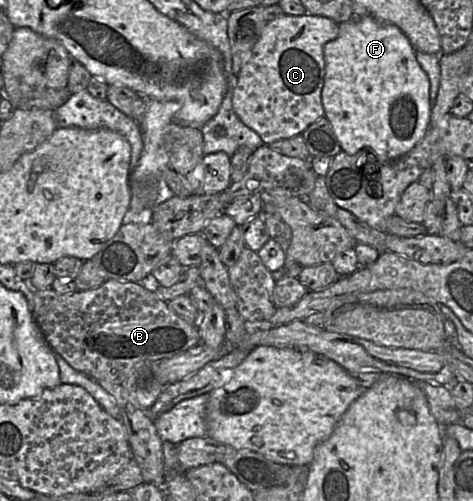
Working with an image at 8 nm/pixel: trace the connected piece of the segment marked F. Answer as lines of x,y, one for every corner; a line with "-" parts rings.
372,16
353,18
339,24
339,34
336,39
324,45
325,77
321,93
324,117
330,122
333,132
341,146
341,151
355,155
361,149
373,152
379,162
390,162
408,153
424,137
430,126
431,105
429,101
430,82
416,59
416,51
409,39
399,27
390,23
383,23

